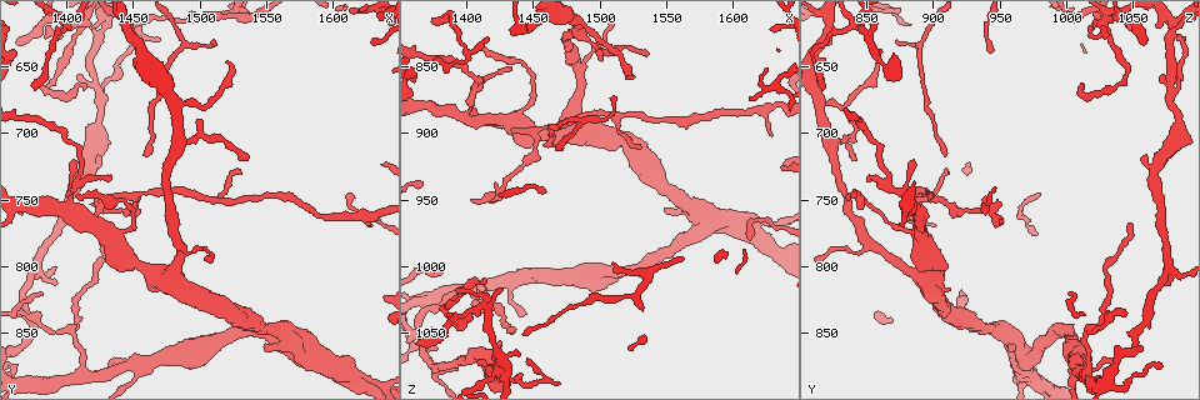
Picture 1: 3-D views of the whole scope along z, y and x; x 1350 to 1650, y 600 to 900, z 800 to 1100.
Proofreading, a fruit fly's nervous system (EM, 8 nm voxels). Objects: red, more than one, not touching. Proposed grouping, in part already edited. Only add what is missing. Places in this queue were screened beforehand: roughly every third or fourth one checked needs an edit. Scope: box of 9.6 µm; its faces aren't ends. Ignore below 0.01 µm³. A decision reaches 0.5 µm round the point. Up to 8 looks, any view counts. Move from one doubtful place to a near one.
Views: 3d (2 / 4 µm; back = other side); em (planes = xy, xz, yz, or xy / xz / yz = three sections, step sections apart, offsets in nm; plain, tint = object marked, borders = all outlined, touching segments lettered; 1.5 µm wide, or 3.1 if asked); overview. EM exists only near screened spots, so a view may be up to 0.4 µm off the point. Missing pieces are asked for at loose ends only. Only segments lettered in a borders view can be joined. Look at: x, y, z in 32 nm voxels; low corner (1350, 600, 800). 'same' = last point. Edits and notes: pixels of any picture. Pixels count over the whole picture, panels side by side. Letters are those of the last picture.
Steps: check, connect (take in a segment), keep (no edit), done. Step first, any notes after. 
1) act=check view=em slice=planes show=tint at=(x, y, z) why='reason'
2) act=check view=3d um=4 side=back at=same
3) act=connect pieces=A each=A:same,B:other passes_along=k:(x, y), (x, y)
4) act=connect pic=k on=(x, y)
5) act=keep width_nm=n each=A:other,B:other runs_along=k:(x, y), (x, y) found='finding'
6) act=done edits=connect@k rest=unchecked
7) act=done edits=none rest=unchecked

act=check view=em slice=planes show=tint at=(1548, 862, 958) why='free end'

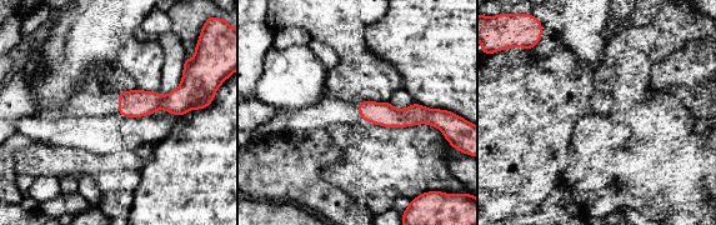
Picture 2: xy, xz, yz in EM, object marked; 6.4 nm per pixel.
act=check view=em slice=planes show=borders at=same

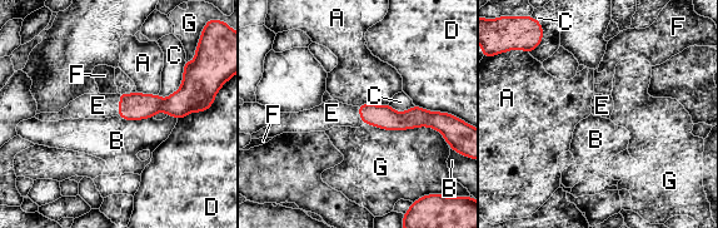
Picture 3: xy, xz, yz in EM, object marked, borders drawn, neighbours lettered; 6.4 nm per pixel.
act=connect pieces=E each=A:other,B:other,C:other,D:other,E:same,F:other,G:other found='the neuron continues'

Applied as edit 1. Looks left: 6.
act=check view=3d um=2 at=(1532, 728, 912) why='an open end'

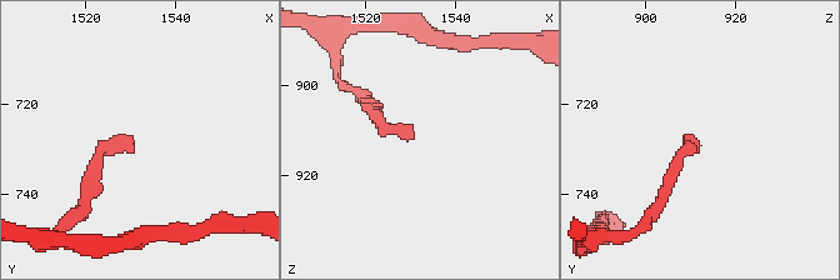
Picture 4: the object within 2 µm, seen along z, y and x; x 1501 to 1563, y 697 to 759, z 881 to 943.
act=check view=em slice=planes show=borders at=(1531, 729, 910)

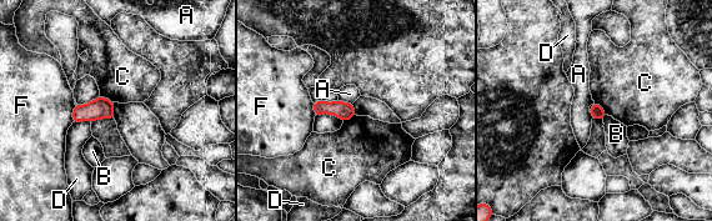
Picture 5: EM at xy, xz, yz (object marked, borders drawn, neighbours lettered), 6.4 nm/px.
act=keep each=A:other,B:other,C:other,D:other,F:other border=5:(593, 100), (606, 114) found='no lettered segment goes on from it'

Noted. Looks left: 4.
act=check view=em slice=yz step=4 show=borders at=(1408, 724, 886) why='free end'

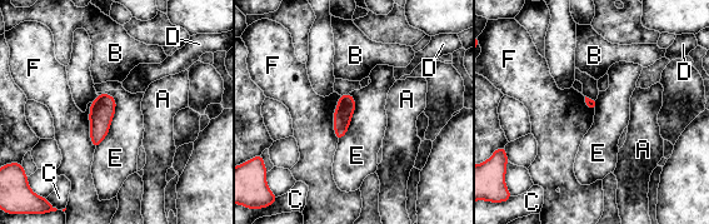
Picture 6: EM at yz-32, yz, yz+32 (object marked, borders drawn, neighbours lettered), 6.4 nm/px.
act=keep longest_contact=E:380nm each=A:other,B:other,C:other,D:other,E:other,F:other found='none of them fits'

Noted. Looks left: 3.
act=done edits=connect@3 rest=unchecked

